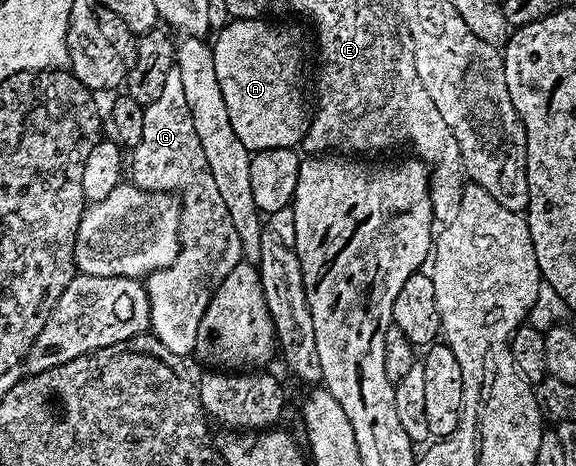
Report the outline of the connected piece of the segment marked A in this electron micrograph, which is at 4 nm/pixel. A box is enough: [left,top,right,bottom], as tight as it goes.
[212,18,306,152]

